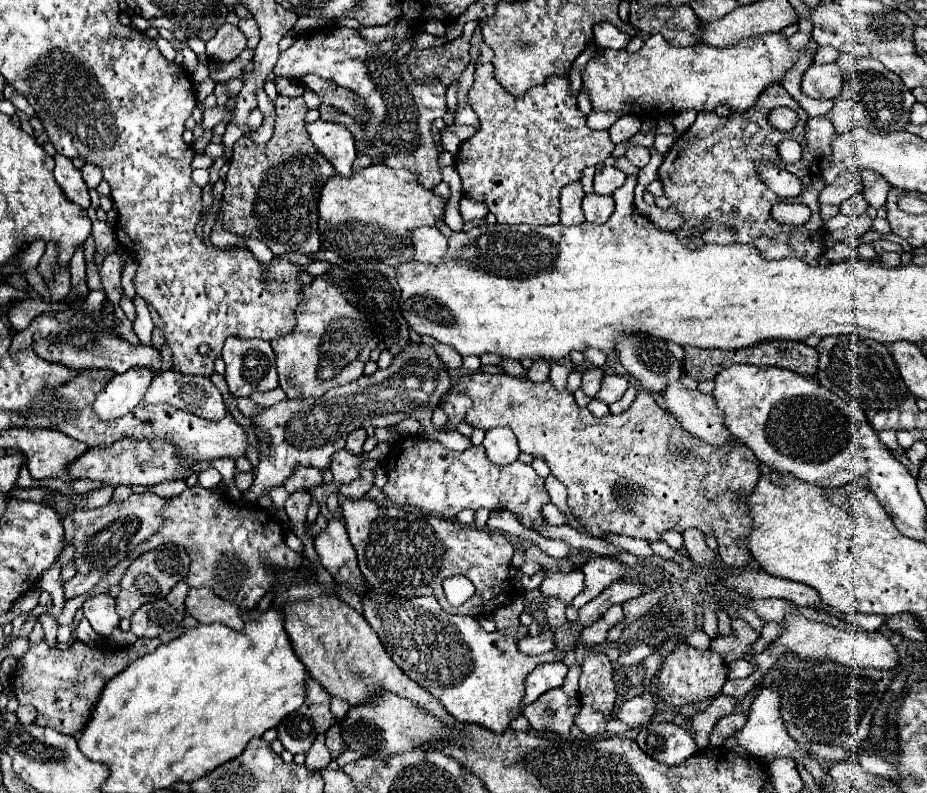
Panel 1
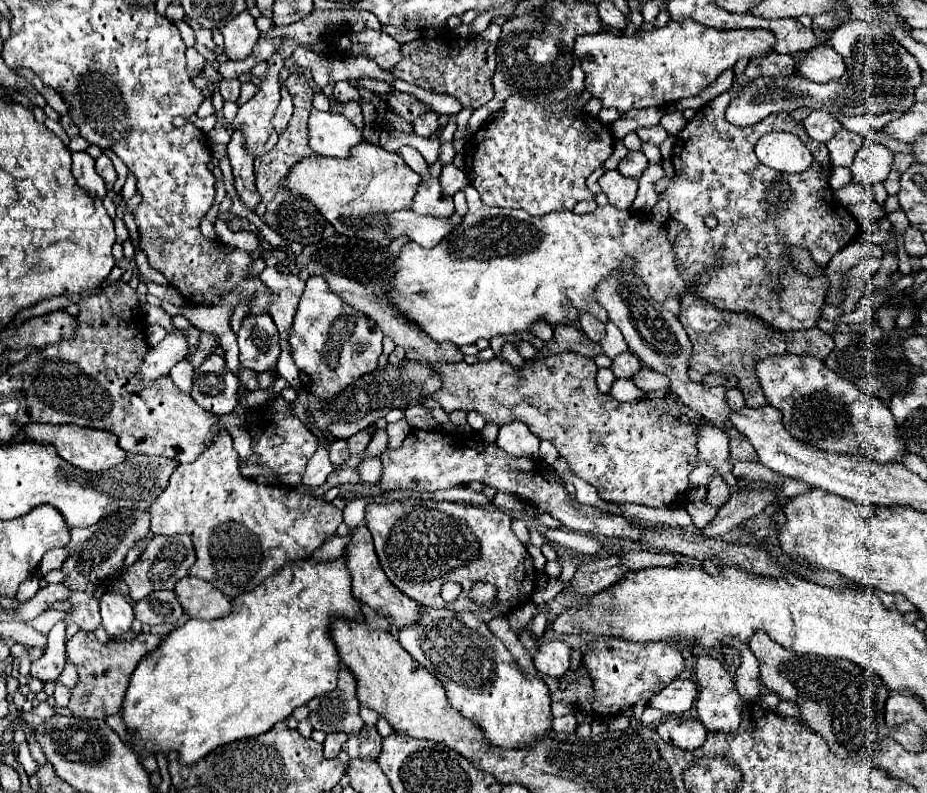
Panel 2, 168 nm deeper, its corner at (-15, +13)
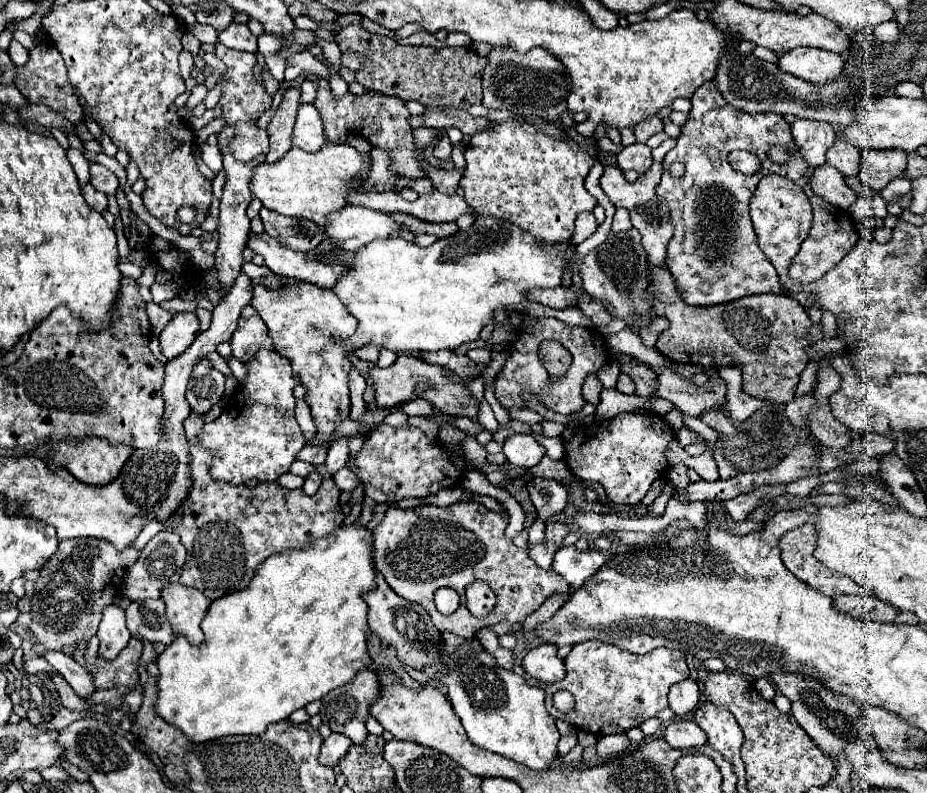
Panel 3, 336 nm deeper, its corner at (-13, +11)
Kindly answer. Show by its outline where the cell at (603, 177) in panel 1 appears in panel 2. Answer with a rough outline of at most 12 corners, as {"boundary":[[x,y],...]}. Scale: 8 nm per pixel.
{"boundary":[[628,151],[618,165],[626,177],[640,177],[648,159],[642,151]]}

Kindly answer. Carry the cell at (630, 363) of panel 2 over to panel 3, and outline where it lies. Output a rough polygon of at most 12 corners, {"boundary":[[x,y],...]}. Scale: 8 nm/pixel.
{"boundary":[[644,363],[622,365],[636,395],[654,399],[658,375]]}

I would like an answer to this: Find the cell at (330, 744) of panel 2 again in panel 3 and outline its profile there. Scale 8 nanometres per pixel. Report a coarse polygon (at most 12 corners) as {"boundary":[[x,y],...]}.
{"boundary":[[332,733],[322,743],[318,763],[328,767],[348,753],[352,741]]}

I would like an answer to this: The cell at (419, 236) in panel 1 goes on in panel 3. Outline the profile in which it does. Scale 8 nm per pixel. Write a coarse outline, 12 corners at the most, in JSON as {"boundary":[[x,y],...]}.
{"boundary":[[358,205],[330,213],[324,235],[346,251],[404,227]]}

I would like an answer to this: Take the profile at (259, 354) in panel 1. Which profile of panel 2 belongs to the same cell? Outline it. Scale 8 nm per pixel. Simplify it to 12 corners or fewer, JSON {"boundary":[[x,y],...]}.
{"boundary":[[268,313],[244,317],[242,367],[276,367],[278,329]]}

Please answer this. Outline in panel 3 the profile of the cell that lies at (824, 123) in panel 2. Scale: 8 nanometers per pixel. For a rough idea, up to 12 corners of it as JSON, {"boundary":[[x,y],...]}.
{"boundary":[[794,119],[792,137],[812,169],[836,141],[830,123]]}

